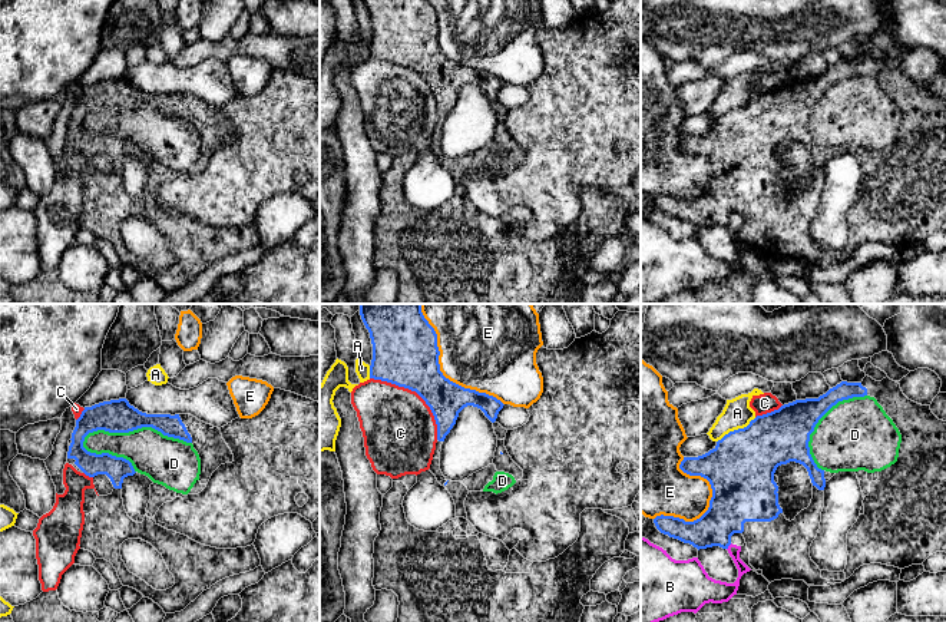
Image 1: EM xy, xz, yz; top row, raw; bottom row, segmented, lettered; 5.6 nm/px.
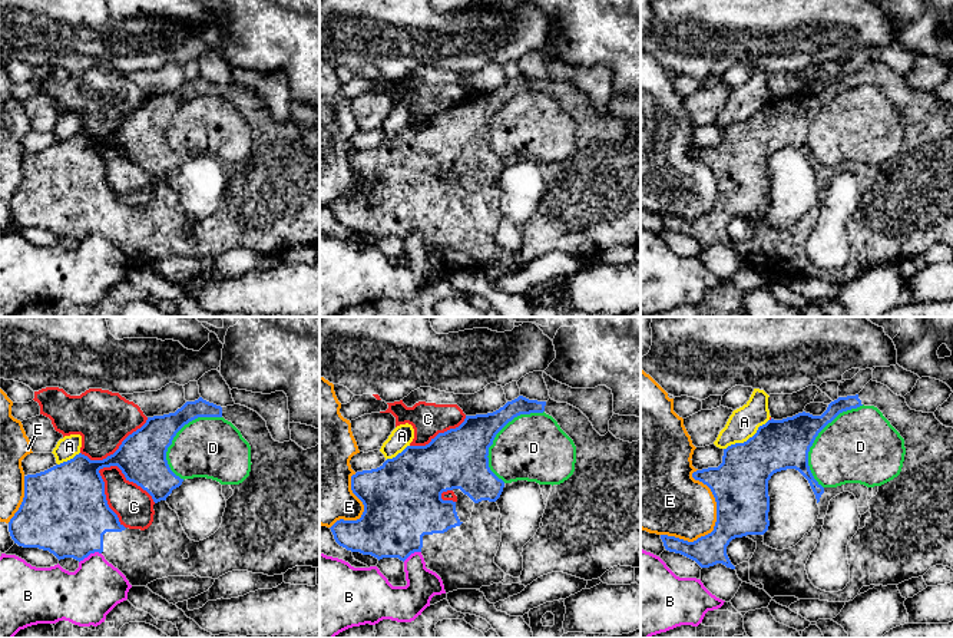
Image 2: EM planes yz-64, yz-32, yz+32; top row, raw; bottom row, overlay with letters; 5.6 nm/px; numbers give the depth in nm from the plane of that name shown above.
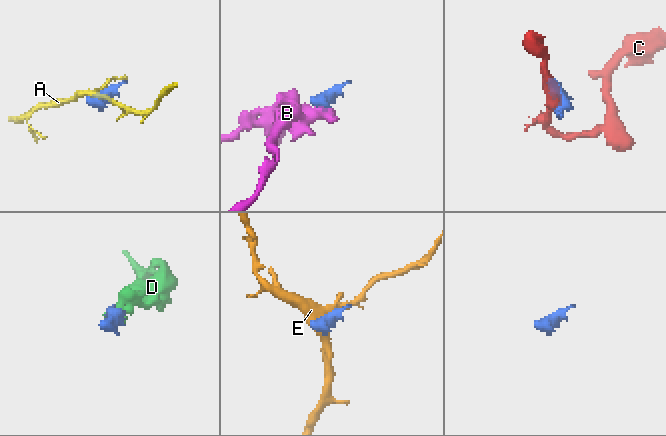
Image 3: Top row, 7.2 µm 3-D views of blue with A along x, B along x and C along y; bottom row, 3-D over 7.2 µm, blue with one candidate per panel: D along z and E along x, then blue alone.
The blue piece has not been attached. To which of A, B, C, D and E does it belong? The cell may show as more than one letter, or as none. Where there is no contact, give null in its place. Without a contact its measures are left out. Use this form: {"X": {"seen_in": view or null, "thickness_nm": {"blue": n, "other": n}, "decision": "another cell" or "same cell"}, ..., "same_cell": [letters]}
{"A": {"seen_in": "yz", "thickness_nm": {"blue": 380, "other": 160}, "decision": "another cell"}, "B": {"seen_in": "yz", "thickness_nm": {"blue": 260, "other": 130}, "decision": "another cell"}, "C": {"seen_in": "xz", "thickness_nm": {"blue": 360, "other": 420}, "decision": "another cell"}, "D": {"seen_in": "xy", "thickness_nm": {"blue": 190, "other": 280}, "decision": "another cell"}, "E": {"seen_in": "yz", "thickness_nm": {"blue": 380, "other": 280}, "decision": "another cell"}, "same_cell": []}

